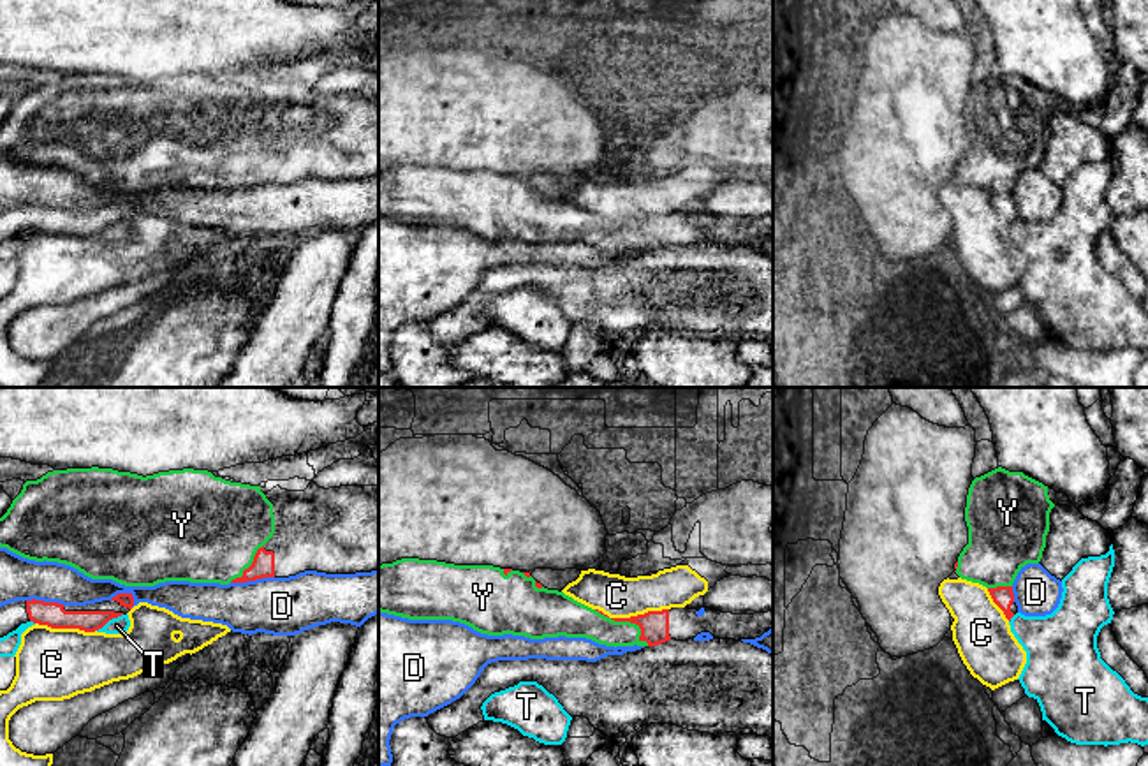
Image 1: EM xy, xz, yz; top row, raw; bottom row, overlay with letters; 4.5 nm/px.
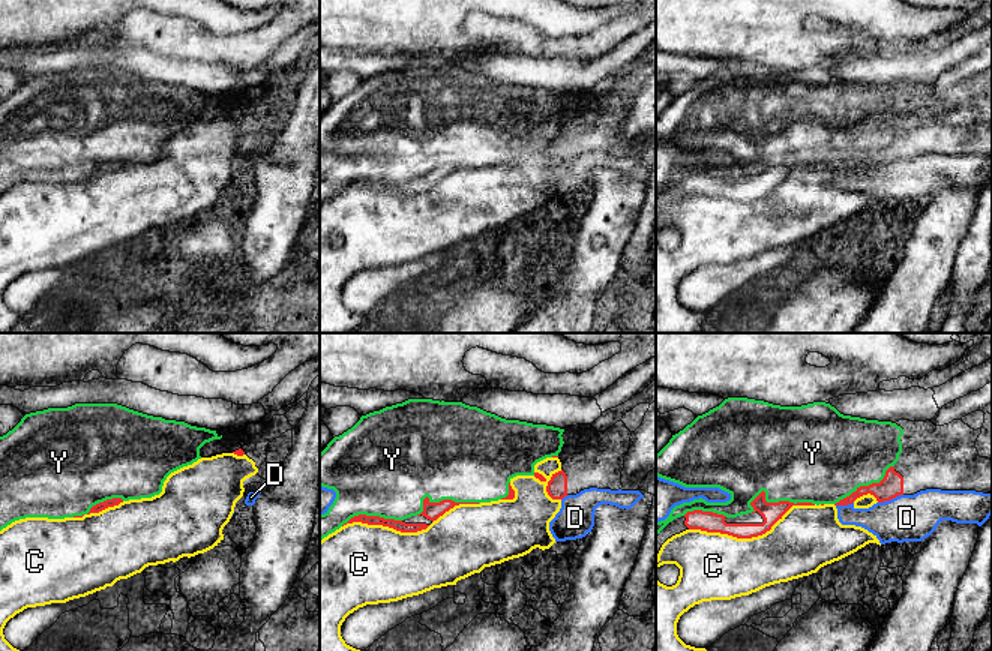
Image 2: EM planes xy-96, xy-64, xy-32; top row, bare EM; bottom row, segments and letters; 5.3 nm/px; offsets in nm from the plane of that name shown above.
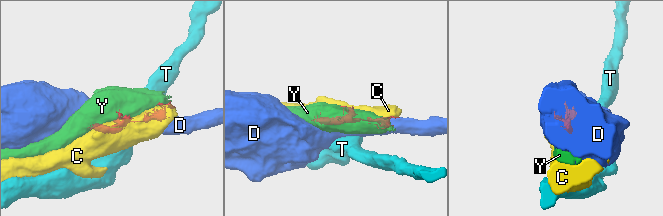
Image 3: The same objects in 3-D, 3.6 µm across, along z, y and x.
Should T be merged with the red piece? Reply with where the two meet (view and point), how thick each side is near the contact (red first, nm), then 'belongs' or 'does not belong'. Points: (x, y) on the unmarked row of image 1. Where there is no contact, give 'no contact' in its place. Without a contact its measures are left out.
xy (110, 224) | 110/80 nm | does not belong

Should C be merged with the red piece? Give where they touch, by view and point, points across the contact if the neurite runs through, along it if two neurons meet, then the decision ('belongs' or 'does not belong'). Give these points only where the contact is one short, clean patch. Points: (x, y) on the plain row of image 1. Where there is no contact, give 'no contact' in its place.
meets red in xz at (632, 222); does not belong

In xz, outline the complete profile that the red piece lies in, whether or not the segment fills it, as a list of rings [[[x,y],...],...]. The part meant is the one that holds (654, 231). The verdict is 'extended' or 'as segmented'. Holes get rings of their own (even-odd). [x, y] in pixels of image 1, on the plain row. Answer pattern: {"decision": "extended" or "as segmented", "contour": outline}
{"decision": "extended", "contour": [[[401,164],[393,169],[379,171],[379,217],[408,224],[408,225],[453,225],[472,232],[488,241],[525,241],[530,245],[544,243],[586,243],[606,252],[657,252],[669,245],[688,247],[701,238],[710,238],[718,245],[755,245],[773,234],[773,217],[754,220],[732,220],[704,213],[704,220],[697,222],[697,215],[671,213],[662,217],[648,217],[630,224],[609,224],[599,215],[592,215],[558,195],[548,195],[537,188],[530,178],[500,174],[493,171],[454,171],[437,166]]]}

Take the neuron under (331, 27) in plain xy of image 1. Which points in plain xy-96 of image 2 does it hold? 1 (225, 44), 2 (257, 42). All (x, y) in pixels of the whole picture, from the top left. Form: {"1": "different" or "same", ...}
{"1": "different", "2": "different"}

